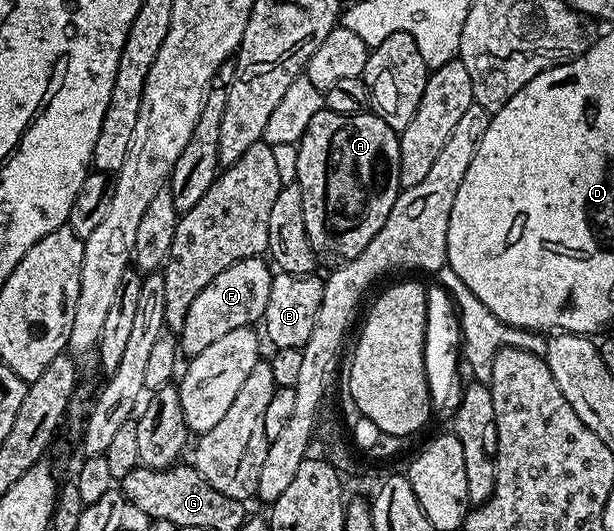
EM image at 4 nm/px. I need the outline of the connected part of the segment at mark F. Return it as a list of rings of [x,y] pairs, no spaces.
[[[252,256],[227,266],[223,274],[211,278],[211,282],[207,282],[207,286],[199,290],[195,302],[191,302],[187,310],[183,326],[179,329],[180,351],[184,355],[186,352],[186,357],[189,358],[198,356],[203,354],[203,350],[207,350],[207,346],[211,346],[211,342],[223,338],[223,334],[231,334],[231,330],[256,325],[256,320],[258,323],[267,310],[267,298],[271,298],[274,275],[274,269],[268,259]]]

